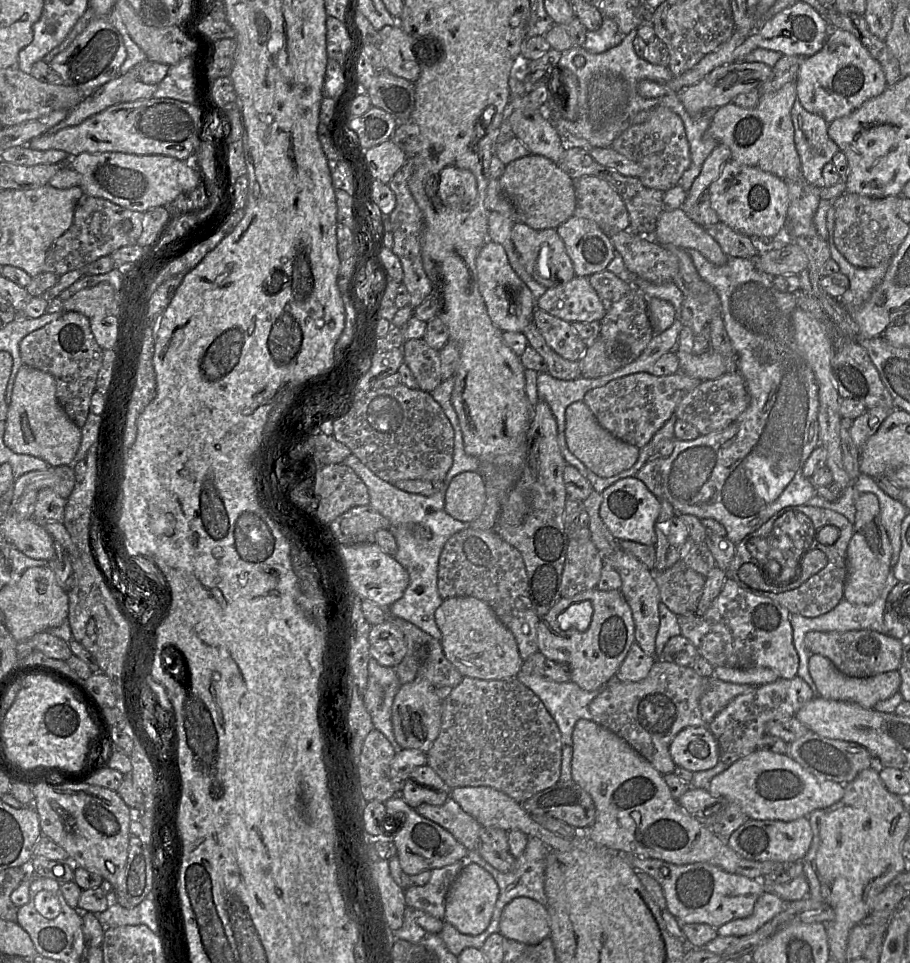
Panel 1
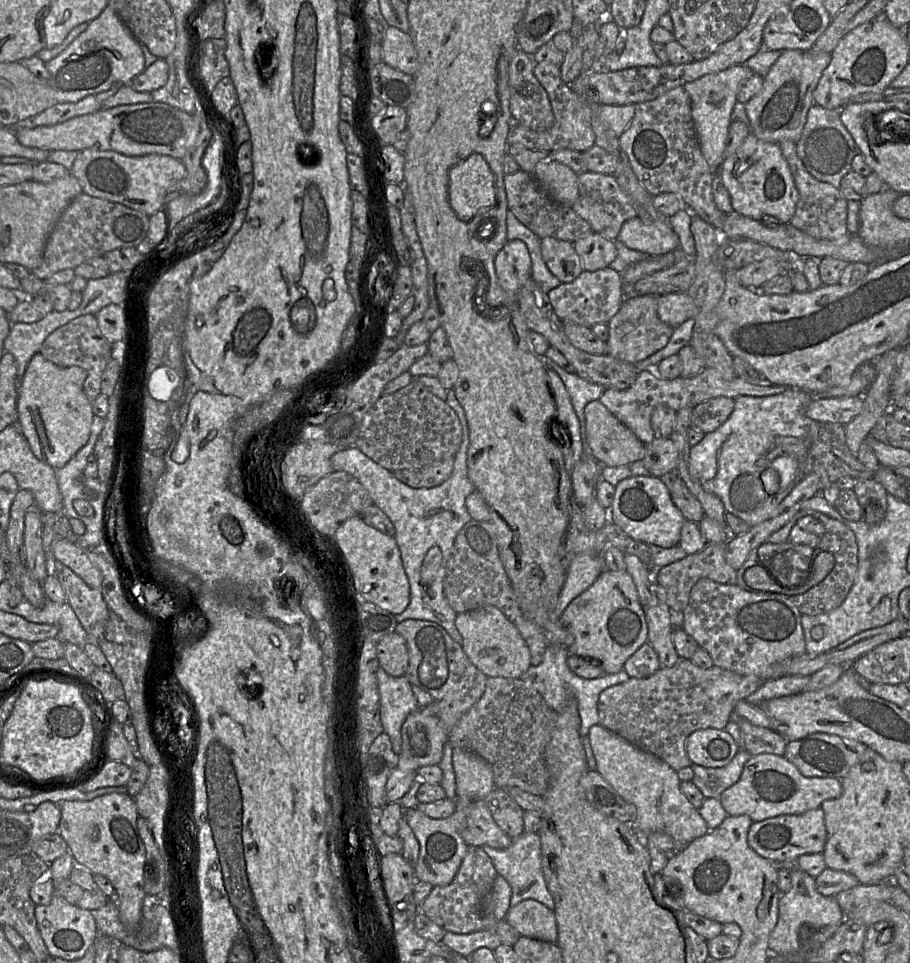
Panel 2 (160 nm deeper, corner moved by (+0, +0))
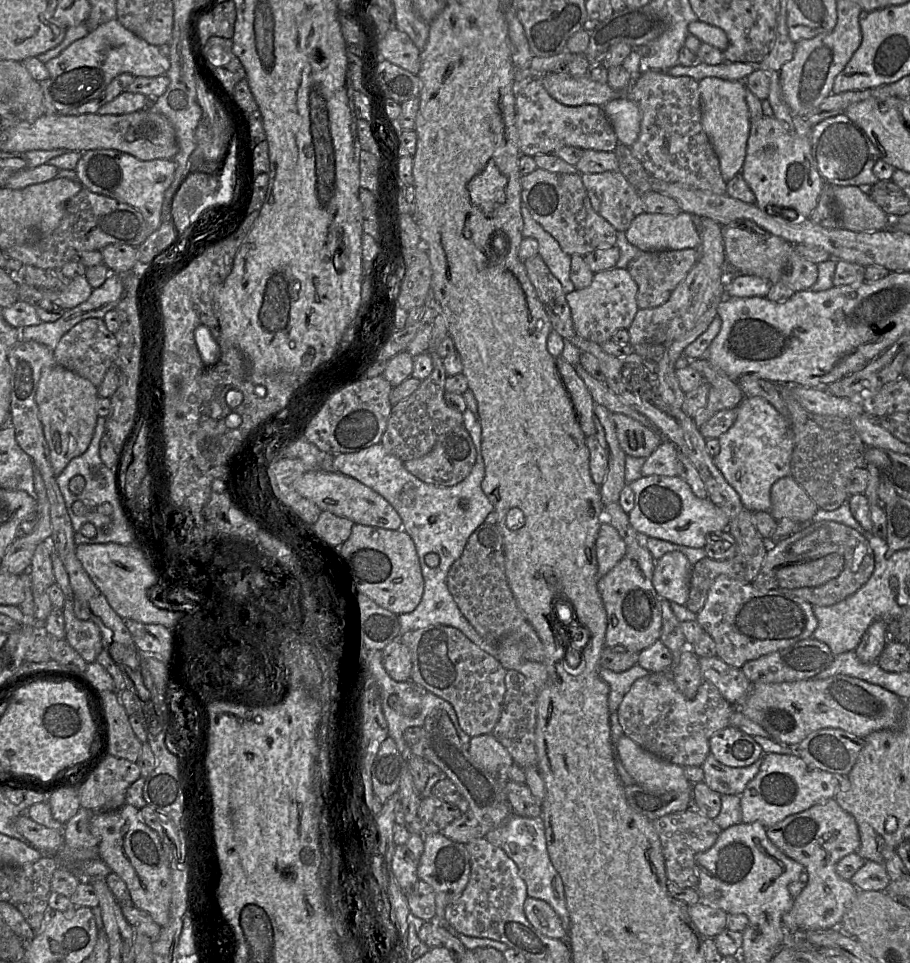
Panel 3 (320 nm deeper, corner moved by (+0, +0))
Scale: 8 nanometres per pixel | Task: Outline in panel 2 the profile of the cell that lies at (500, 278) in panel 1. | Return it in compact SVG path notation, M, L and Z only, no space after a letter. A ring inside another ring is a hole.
M509 240L495 258L495 271L500 286L508 293L518 295L521 287L531 278L531 258L527 245L521 240Z

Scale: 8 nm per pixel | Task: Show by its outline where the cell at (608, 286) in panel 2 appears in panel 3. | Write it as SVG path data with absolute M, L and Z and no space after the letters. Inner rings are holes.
M614 267L594 273L590 286L566 294L576 333L584 339L601 345L610 341L620 329L628 329L639 310L638 285L629 271Z

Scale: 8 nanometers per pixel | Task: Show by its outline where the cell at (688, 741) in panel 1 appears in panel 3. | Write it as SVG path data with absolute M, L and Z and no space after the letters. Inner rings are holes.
M731 727L716 732L709 740L709 747L717 761L734 768L752 765L765 754L752 736Z

